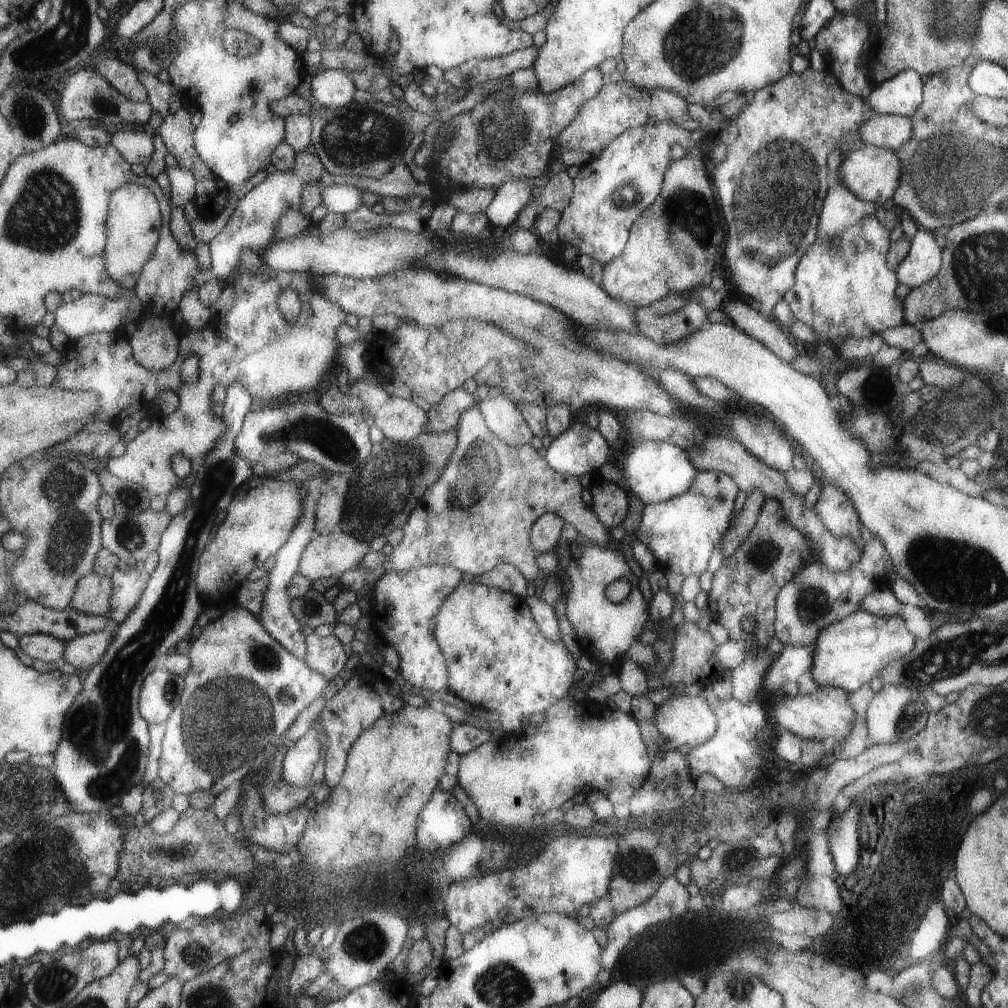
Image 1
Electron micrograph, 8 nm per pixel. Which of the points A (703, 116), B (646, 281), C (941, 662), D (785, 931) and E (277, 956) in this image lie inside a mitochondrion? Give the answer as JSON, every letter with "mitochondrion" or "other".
{"A":"other","B":"other","C":"mitochondrion","D":"other","E":"other"}

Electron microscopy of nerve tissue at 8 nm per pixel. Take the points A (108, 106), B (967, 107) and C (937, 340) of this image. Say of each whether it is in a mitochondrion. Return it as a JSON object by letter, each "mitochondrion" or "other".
{"A":"mitochondrion","B":"other","C":"other"}

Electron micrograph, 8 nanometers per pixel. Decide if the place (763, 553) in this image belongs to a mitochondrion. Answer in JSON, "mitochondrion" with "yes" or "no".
{"mitochondrion":"yes"}

